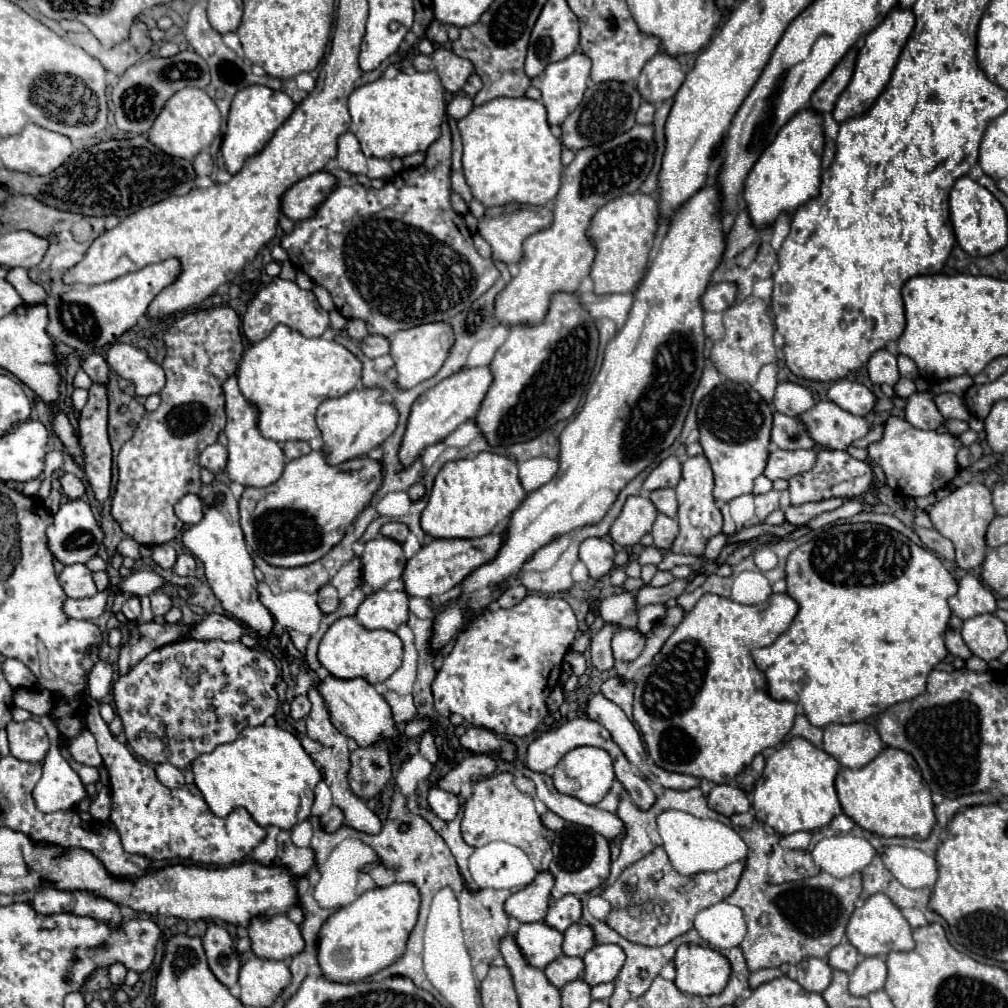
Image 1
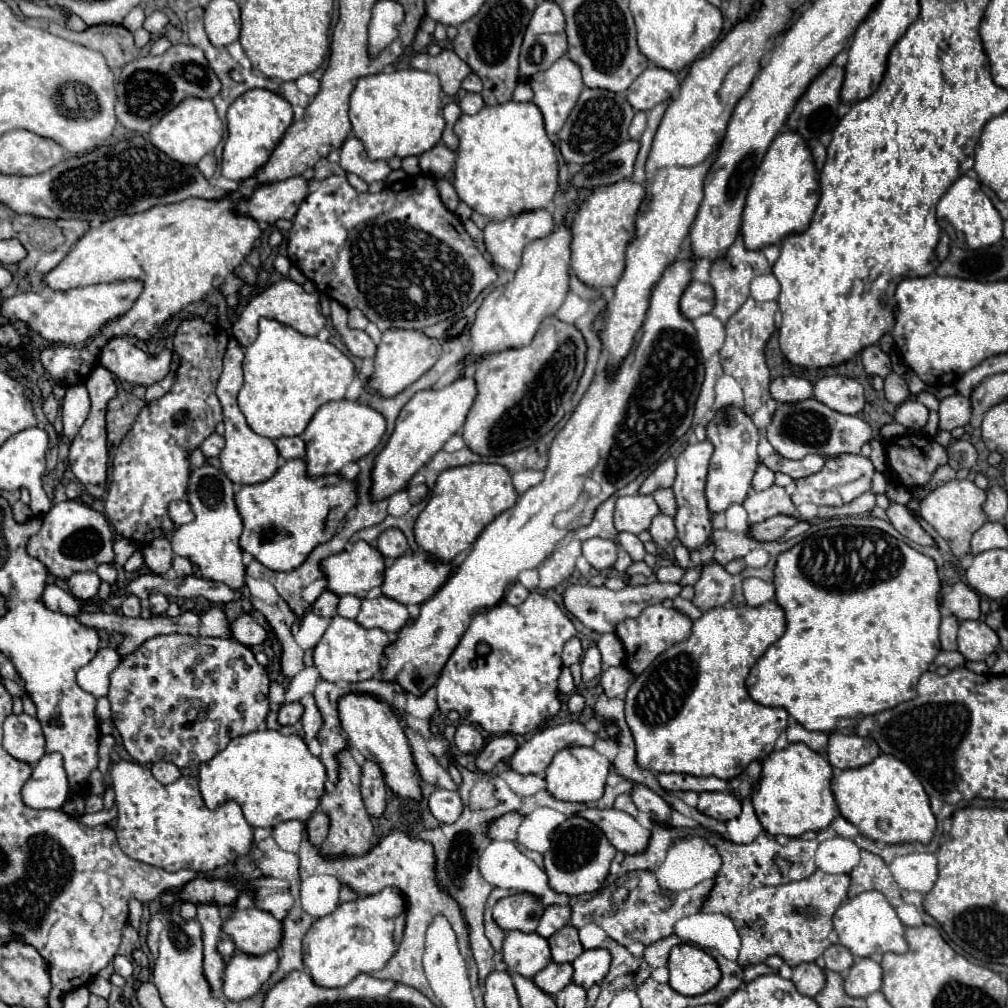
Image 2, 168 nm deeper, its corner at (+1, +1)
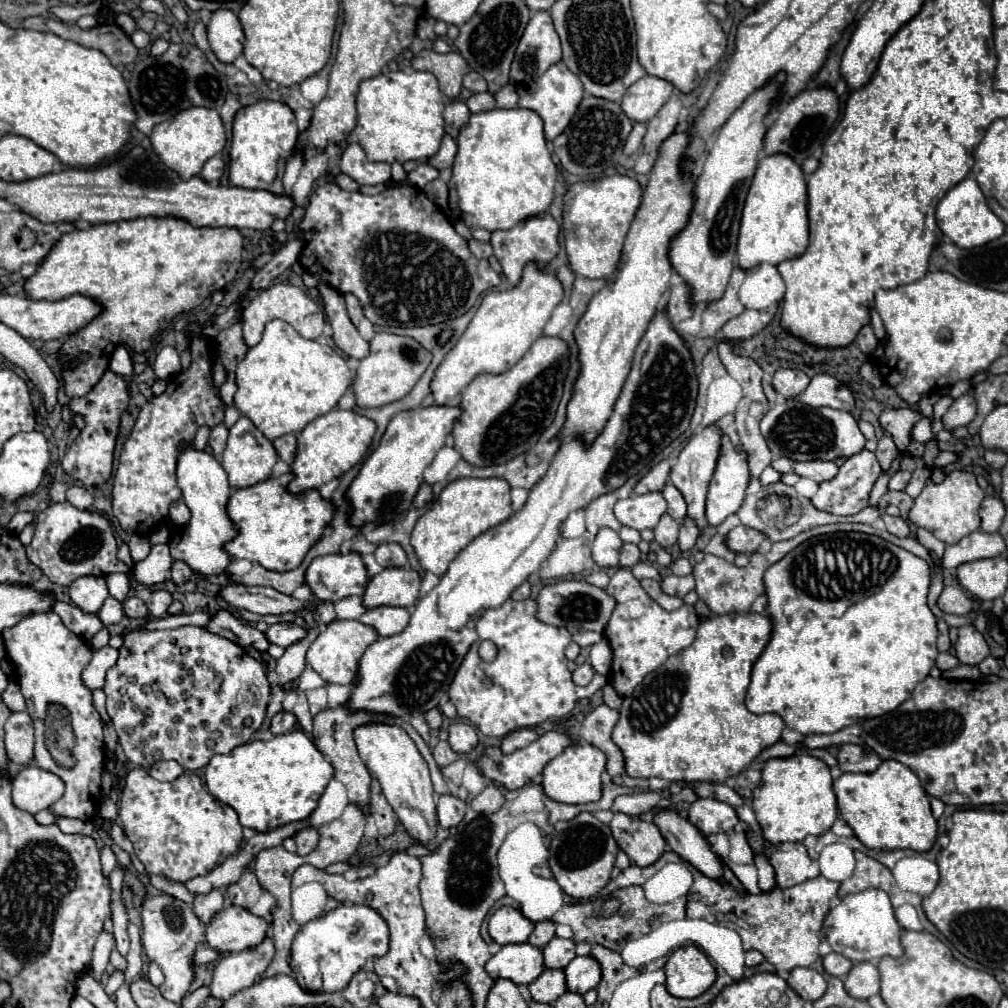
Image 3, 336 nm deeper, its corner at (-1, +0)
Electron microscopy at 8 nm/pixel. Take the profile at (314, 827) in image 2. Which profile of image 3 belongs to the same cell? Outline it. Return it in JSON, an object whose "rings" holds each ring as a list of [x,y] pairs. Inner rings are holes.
{"rings":[[[309,826],[309,828],[303,828],[297,836],[295,836],[295,842],[297,842],[297,852],[301,856],[313,852],[317,848],[317,840],[319,840],[319,832],[317,828]]]}

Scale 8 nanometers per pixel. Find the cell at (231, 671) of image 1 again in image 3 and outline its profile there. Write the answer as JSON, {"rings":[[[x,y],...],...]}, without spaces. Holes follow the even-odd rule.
{"rings":[[[181,626],[181,628],[175,628],[175,630],[155,630],[155,632],[127,632],[125,634],[125,642],[123,646],[119,648],[119,660],[117,664],[107,672],[107,682],[103,686],[103,692],[107,694],[107,714],[111,716],[111,722],[117,730],[117,736],[119,736],[119,744],[123,746],[123,752],[125,756],[141,766],[141,768],[149,768],[153,766],[155,762],[161,762],[161,760],[175,760],[179,762],[185,770],[199,770],[203,766],[207,766],[207,762],[211,760],[213,754],[229,754],[235,746],[239,744],[245,744],[253,738],[253,734],[259,730],[263,718],[265,718],[265,710],[267,710],[267,704],[269,704],[269,696],[271,696],[271,686],[267,682],[267,674],[265,674],[265,668],[247,654],[247,650],[243,650],[241,646],[237,646],[235,642],[227,640],[227,638],[221,638],[217,634],[211,634],[207,632],[205,628],[199,628],[199,626]]]}

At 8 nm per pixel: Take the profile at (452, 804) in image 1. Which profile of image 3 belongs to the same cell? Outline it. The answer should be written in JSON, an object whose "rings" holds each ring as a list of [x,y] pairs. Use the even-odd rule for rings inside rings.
{"rings":[[[443,794],[437,800],[437,818],[441,828],[457,826],[465,816],[465,802],[453,794]]]}

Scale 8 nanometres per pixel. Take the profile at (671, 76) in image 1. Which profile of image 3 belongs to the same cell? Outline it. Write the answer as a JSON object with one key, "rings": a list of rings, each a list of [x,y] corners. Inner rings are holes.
{"rings":[[[643,76],[623,96],[621,108],[633,122],[651,120],[673,94],[673,84],[657,76]]]}

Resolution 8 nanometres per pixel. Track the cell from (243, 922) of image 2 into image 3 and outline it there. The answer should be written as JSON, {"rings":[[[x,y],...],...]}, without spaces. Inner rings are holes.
{"rings":[[[229,906],[217,912],[207,926],[207,944],[219,952],[241,952],[255,948],[265,940],[269,924],[241,906]]]}

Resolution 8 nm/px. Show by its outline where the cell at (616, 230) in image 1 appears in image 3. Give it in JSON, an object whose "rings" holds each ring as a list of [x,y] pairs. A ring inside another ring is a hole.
{"rings":[[[607,176],[569,186],[563,208],[565,248],[571,270],[585,278],[609,278],[621,258],[631,220],[641,202],[641,186],[631,176]]]}

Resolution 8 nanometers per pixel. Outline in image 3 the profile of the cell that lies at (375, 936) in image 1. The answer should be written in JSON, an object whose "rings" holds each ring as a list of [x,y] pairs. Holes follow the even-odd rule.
{"rings":[[[341,904],[331,912],[325,912],[323,916],[307,922],[297,932],[293,946],[291,946],[291,968],[295,972],[295,978],[299,986],[307,992],[339,992],[349,984],[355,972],[359,972],[369,960],[375,960],[377,956],[385,956],[389,950],[389,926],[373,908],[365,908],[363,904]]]}

